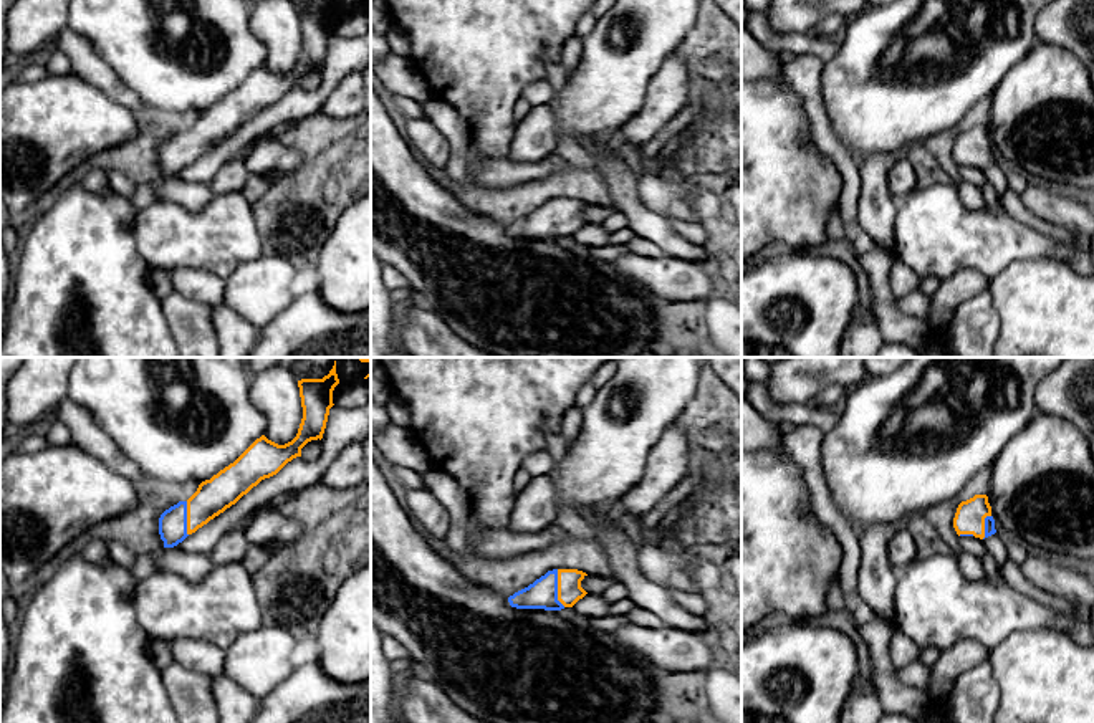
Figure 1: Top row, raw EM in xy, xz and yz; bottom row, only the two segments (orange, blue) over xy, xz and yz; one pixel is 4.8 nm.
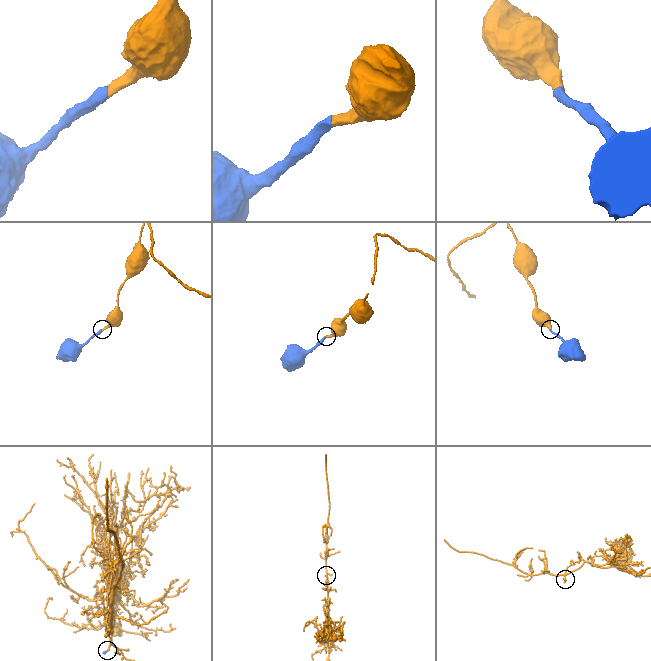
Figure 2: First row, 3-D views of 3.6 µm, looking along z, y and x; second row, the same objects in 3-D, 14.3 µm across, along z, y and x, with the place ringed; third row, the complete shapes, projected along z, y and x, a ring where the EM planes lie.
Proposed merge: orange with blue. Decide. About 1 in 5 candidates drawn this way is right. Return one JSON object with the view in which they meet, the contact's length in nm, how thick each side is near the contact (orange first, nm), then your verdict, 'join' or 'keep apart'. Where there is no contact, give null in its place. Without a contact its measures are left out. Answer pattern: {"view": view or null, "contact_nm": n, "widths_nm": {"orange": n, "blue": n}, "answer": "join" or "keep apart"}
{"view": "xz", "contact_nm": 190, "widths_nm": {"orange": 120, "blue": 140}, "answer": "join"}

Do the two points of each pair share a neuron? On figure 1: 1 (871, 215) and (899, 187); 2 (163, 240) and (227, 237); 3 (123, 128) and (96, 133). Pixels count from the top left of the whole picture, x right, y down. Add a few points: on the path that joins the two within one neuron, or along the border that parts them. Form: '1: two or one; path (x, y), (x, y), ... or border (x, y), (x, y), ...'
1: two; border (899, 158), (887, 172), (887, 191), (897, 201)
2: one; path (179, 239), (211, 239)
3: one; path (116, 128), (103, 128)

